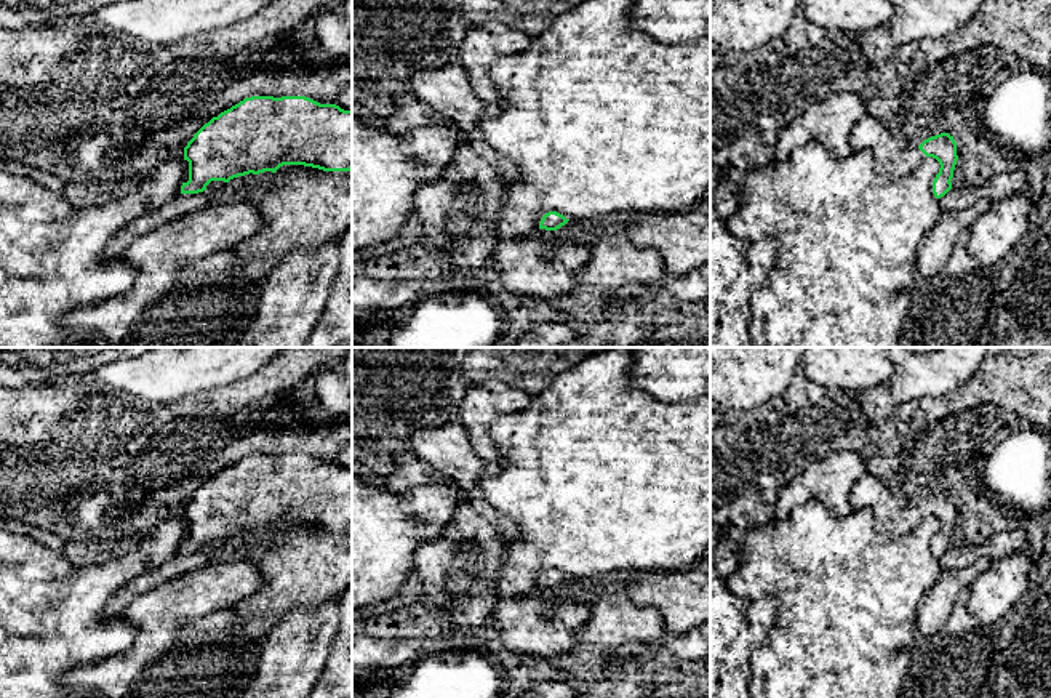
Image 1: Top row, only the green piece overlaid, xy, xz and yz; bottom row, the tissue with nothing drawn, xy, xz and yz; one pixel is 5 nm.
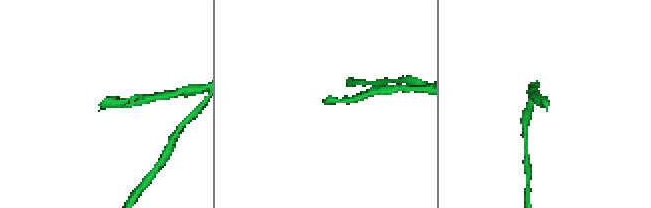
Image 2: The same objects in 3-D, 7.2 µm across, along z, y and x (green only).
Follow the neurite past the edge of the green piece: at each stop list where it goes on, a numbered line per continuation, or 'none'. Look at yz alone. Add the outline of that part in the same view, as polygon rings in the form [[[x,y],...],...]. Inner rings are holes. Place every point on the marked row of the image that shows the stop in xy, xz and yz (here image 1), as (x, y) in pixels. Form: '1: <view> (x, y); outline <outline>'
1: yz (893, 157); outline [[[864,115],[851,130],[849,142],[854,150],[870,149],[880,173],[905,176],[921,165],[925,154],[897,141],[877,118]]]

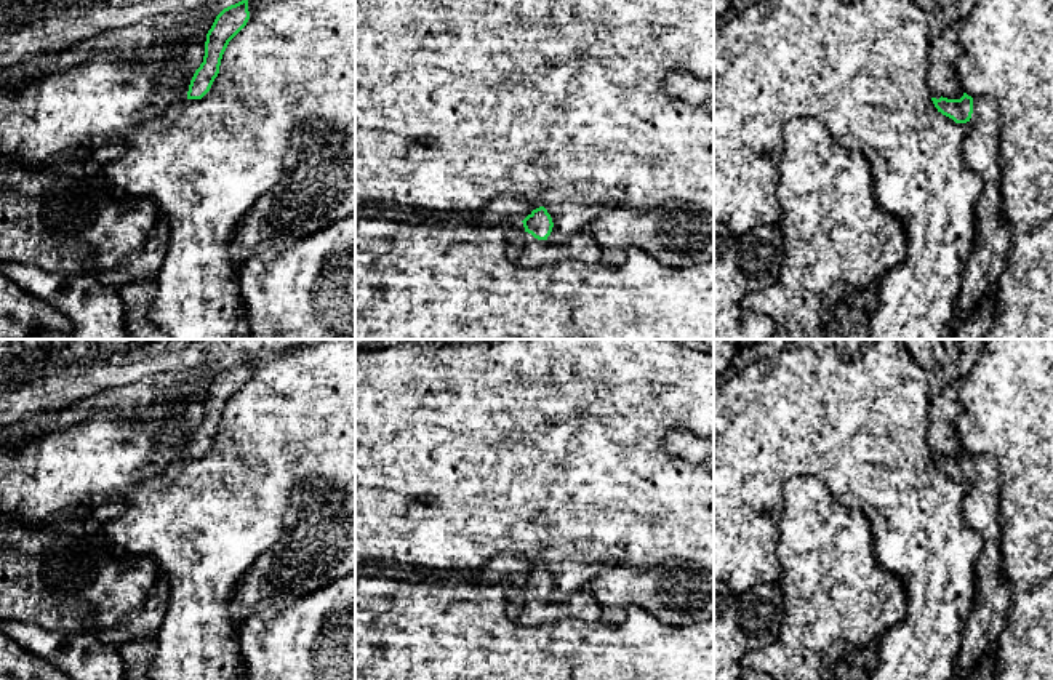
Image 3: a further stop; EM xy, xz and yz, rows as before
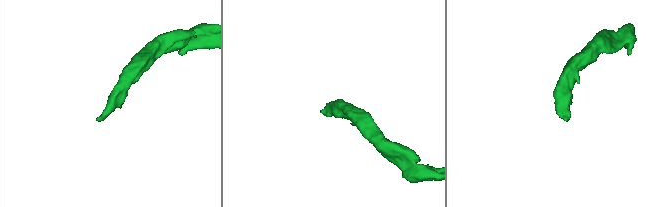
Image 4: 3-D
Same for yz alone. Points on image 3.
1: yz (981, 148); outline [[[992,96],[973,98],[963,158],[981,179],[975,206],[975,240],[957,298],[955,320],[963,322],[997,283],[1005,267],[1008,230],[1000,194],[1000,107]]]

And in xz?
1: xz (581, 247); outline [[[587,230],[571,235],[563,243],[538,240],[528,232],[520,234],[520,237],[523,251],[515,261],[520,267],[541,267],[562,259],[575,259],[584,264],[600,262],[600,246]]]

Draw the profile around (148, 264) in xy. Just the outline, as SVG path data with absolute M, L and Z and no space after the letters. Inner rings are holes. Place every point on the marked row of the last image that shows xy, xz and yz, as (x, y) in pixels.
M163 213L158 214L154 230L149 234L146 250L131 262L106 269L96 274L102 285L118 288L130 282L144 280L158 274L170 240L168 219Z

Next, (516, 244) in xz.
M518 221L517 222L517 232L512 234L509 243L507 243L507 250L506 254L510 261L517 261L523 251L523 240L522 240L522 234L525 232L523 222Z

